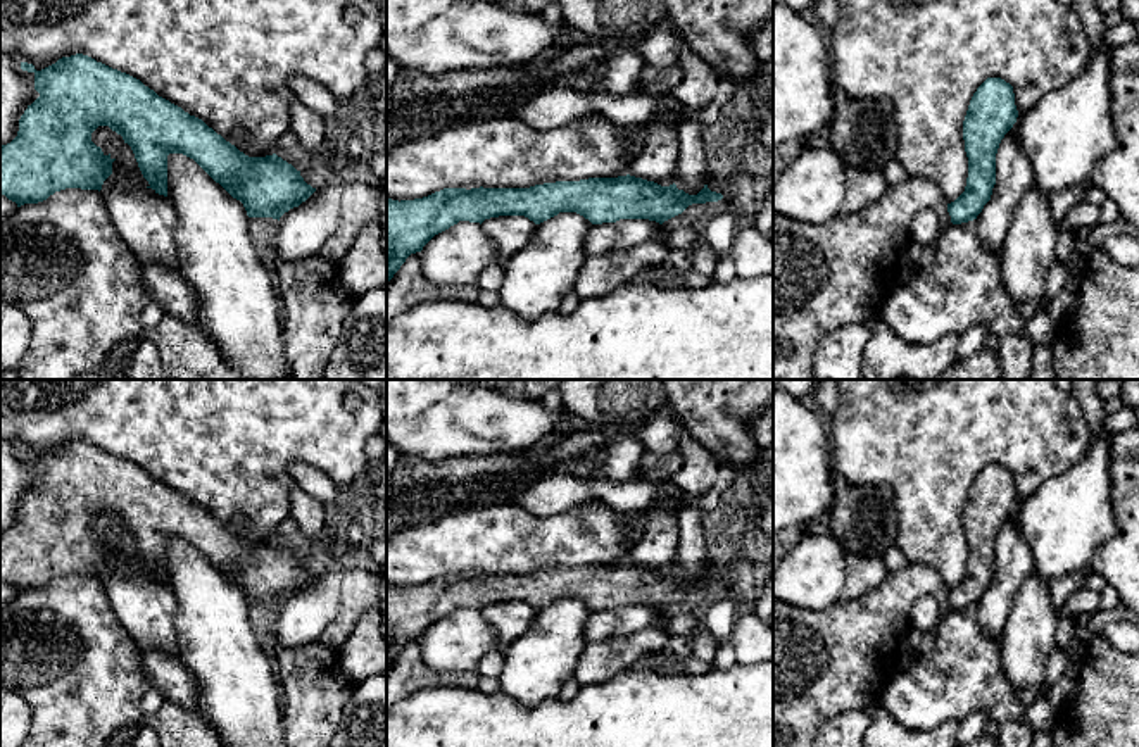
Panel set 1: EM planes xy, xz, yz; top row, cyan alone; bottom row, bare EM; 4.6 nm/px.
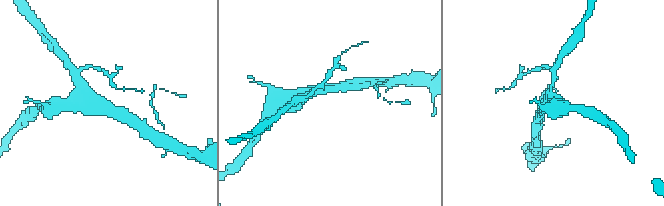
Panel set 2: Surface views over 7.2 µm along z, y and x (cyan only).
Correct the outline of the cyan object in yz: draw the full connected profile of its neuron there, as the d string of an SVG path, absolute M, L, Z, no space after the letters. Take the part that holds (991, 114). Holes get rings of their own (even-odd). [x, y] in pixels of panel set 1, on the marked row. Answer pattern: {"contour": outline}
{"contour": "M987 78L973 93L963 121L966 186L954 202L947 204L953 224L977 219L991 200L996 185L996 154L1016 117L1013 86L1004 79Z"}

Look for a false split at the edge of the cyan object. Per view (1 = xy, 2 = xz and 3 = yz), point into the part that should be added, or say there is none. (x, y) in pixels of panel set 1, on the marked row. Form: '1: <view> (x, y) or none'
1: none
2: none
3: none

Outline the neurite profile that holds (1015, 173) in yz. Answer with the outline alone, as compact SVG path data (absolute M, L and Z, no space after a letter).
M1018 112L1016 122L999 143L996 154L996 185L991 200L977 216L979 236L984 247L996 255L1001 254L1022 195L1034 181L1032 166L1015 135L1020 119L1022 114Z

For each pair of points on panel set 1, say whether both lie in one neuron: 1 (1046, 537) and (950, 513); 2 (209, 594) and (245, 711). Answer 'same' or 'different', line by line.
1: different
2: same

